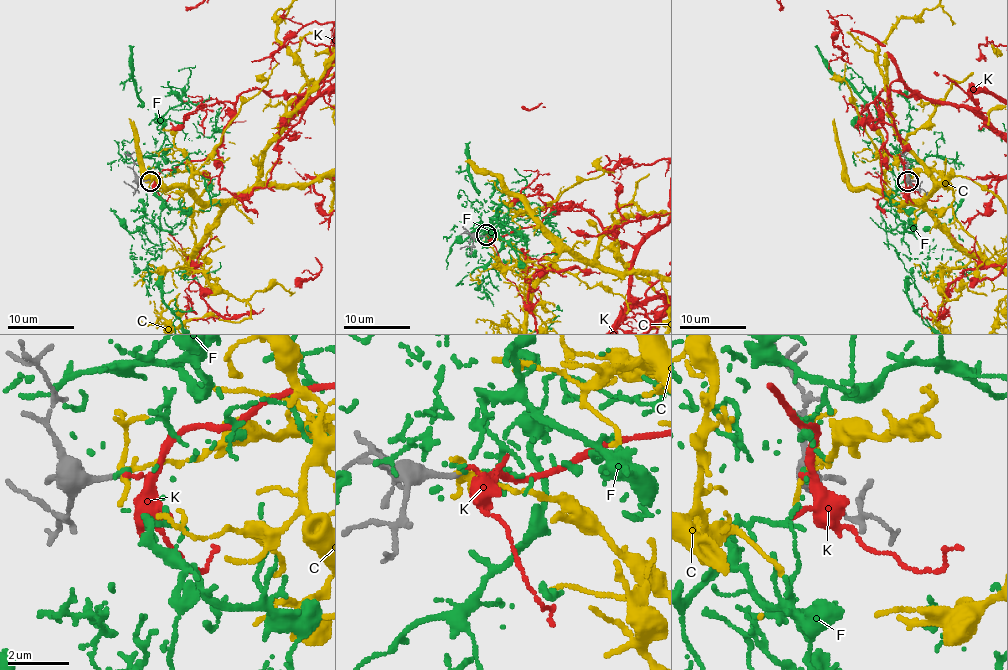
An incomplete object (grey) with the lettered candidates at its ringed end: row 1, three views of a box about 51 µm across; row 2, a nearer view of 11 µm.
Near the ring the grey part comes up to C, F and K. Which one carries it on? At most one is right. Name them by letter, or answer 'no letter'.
no letter

